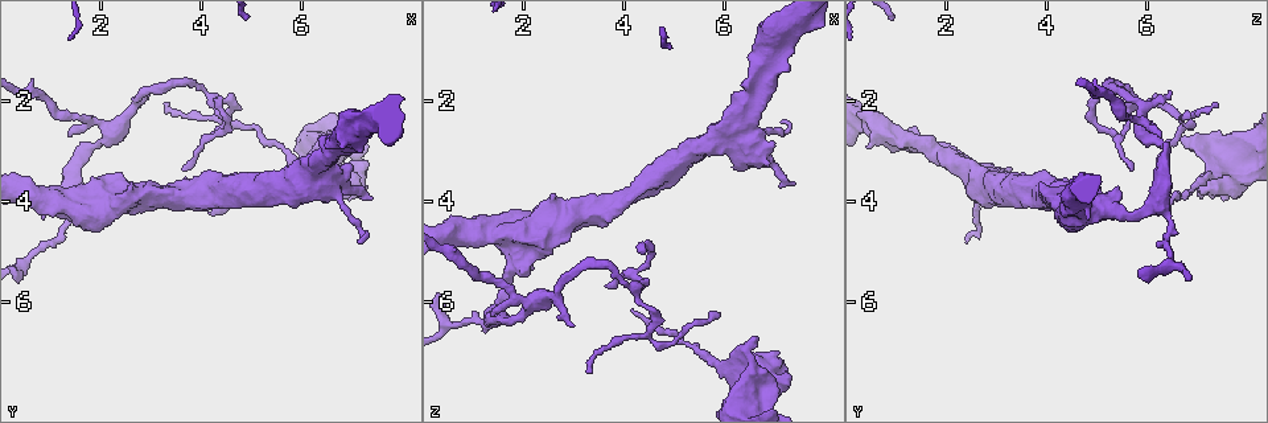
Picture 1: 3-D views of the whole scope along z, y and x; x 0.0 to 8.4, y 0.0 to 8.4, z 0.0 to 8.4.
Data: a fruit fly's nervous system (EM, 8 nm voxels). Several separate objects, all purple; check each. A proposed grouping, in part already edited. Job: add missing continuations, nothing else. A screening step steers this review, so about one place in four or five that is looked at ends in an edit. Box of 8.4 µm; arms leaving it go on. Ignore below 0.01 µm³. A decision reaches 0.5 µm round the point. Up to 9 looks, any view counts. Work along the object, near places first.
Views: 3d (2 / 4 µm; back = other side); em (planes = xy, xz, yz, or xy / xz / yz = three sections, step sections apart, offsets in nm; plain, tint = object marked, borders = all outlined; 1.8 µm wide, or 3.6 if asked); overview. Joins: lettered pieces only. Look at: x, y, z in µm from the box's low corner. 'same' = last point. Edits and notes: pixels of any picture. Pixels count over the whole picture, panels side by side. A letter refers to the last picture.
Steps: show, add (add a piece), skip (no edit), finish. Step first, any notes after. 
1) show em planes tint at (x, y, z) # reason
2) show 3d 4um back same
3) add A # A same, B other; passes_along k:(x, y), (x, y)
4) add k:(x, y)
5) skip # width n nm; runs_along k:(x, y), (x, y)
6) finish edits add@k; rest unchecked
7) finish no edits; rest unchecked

show em 3.6um xz step 4 tint at (6.60, 3.55, 3.05) # a fork

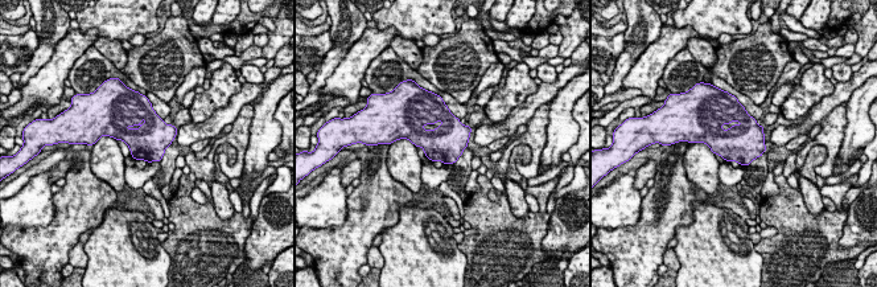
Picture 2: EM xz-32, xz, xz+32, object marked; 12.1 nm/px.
show em 3.6um xz step 4 borders same # see the neighbours

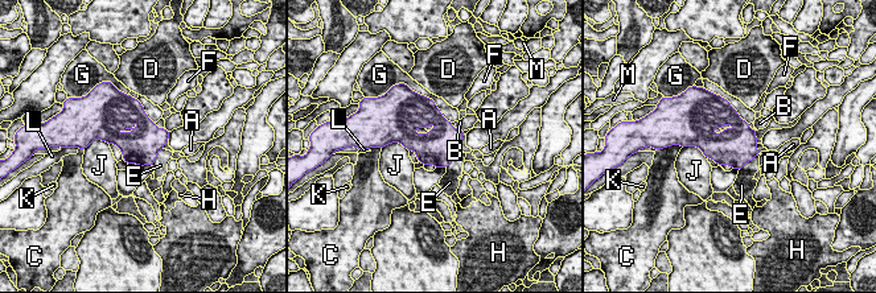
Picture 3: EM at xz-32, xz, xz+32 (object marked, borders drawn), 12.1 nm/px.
skip # A other, B other, C other, D other, E other, F other, G other, H other, J other, K other, L other, M other; border 3:(110, 143), (120, 151), (123, 159); none of them fits

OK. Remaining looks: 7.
show em planes borders at (4.10, 4.25, 6.20) # end of a long branch

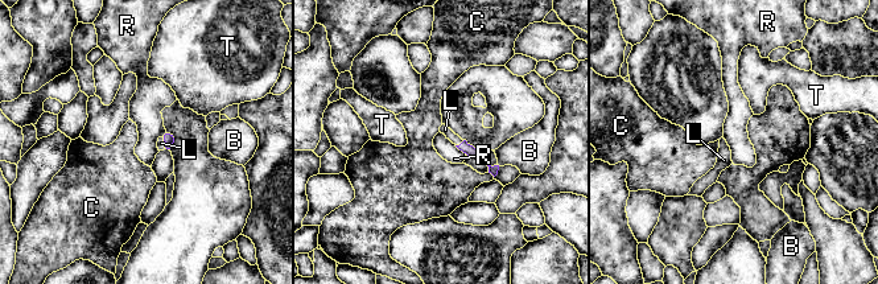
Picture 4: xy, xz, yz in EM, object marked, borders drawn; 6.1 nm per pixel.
add L # width 70 nm; B other, C other, L same, R other, T other; passes_along 4:(465, 147), (461, 143), (445, 130); it goes on there

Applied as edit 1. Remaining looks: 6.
show 3d 2um at (2.65, 3.55, 3.85) # thick end

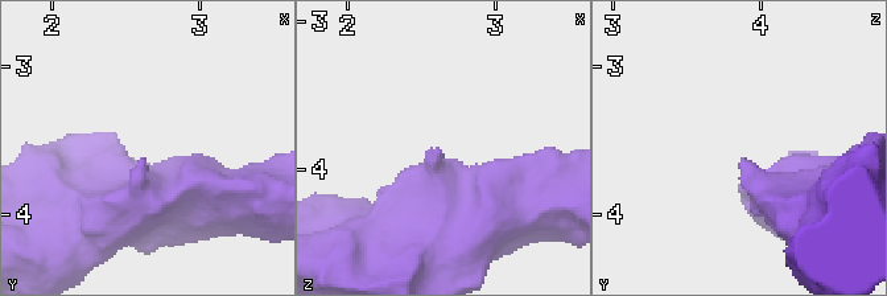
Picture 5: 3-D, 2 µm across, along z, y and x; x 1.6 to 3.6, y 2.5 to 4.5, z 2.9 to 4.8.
show em xz step 4 borders at (2.62, 3.62, 3.86)

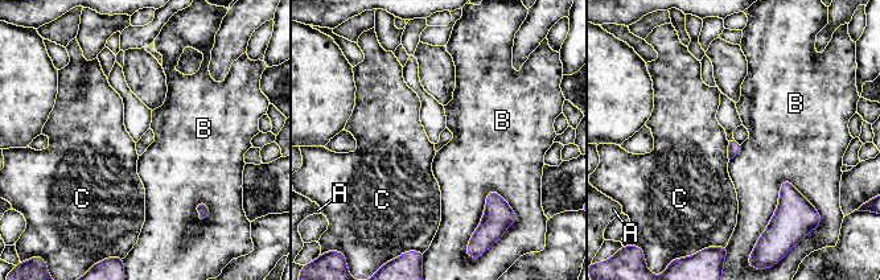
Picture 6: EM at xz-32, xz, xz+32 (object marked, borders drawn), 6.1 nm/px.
skip # A other, B other, C other; border 6:(785, 178), (778, 206), (764, 229); no lettered piece goes on from it

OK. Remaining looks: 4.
show 3d 2um at (3.00, 1.80, 6.50) # free end

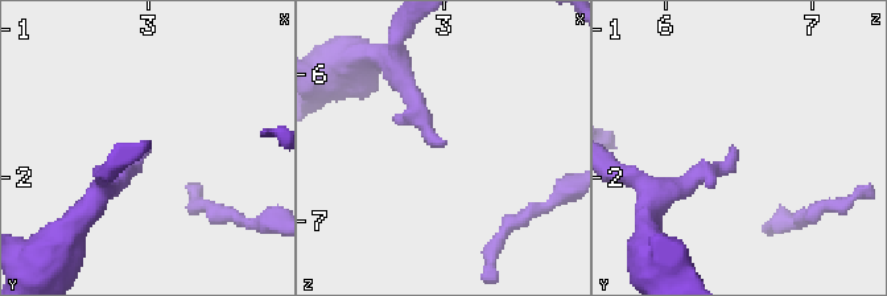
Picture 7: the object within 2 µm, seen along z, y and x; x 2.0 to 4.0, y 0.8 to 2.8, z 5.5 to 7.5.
show em planes borders at (2.98, 1.78, 6.46) # need the tissue

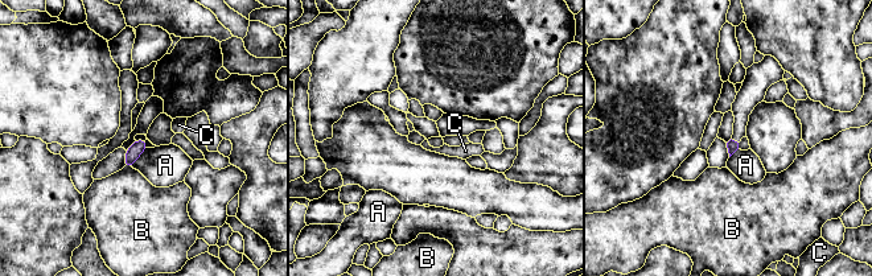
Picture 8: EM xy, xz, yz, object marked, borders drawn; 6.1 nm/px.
skip # longest_contact A 160 nm; A other, B other, C other; no lettered piece goes on from it

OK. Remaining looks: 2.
finish edits add@4; rest unchecked

